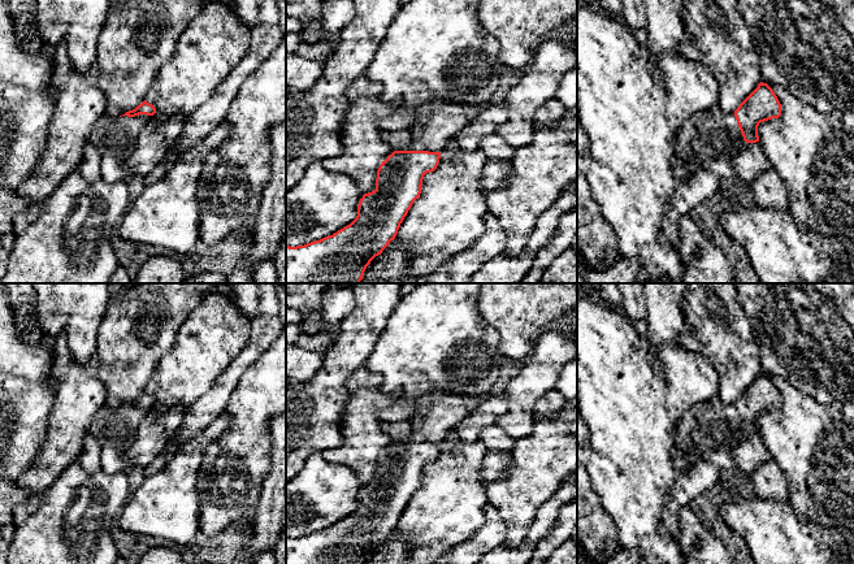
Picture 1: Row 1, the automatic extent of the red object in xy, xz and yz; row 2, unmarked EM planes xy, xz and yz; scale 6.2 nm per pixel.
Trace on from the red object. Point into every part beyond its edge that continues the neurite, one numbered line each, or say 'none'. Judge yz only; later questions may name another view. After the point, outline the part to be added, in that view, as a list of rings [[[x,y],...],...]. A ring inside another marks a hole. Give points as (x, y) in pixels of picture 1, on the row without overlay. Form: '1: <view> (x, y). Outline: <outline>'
1: yz (709, 430). Outline: [[[718,395],[697,403],[685,411],[677,424],[673,465],[685,470],[702,460],[718,469],[736,468],[732,448],[744,434],[734,404],[724,404]]]

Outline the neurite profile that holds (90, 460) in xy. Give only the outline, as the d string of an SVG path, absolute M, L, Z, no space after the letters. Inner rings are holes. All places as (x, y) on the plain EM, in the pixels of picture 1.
M88 430L84 437L83 454L78 459L79 465L88 473L96 473L101 470L100 454L101 442L91 434L91 430Z

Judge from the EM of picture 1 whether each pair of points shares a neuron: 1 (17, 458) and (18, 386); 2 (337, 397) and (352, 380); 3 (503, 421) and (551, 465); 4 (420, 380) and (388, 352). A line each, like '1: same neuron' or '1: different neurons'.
1: same neuron
2: different neurons
3: different neurons
4: same neuron

